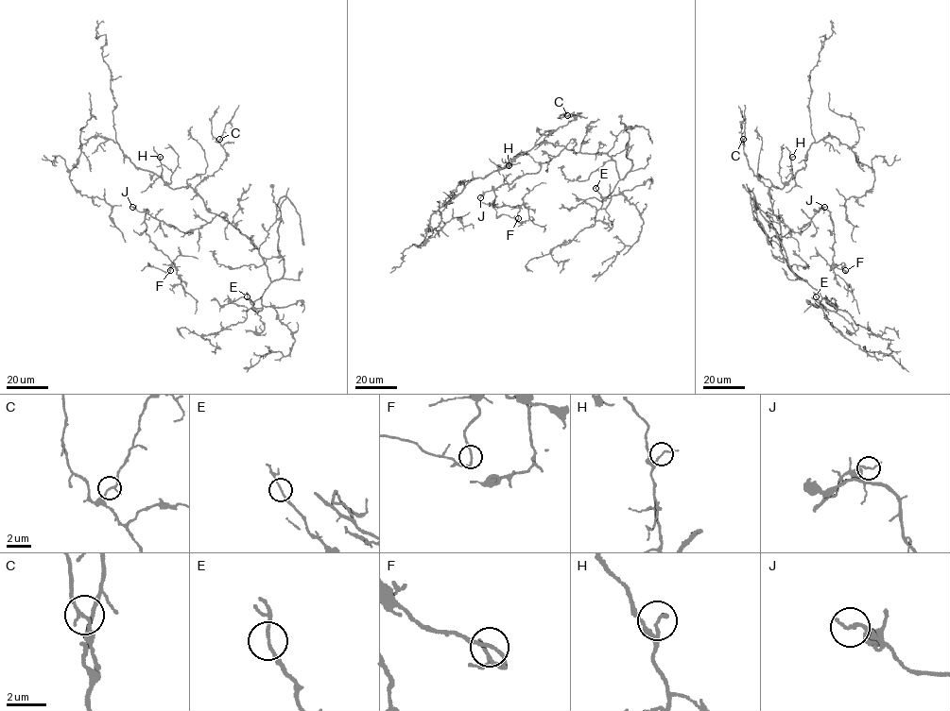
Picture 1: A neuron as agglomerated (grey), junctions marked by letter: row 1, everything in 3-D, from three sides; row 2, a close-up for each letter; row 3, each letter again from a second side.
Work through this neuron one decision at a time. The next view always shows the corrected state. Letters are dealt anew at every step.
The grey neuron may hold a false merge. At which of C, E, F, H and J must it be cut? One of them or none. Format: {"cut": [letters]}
{"cut": []}

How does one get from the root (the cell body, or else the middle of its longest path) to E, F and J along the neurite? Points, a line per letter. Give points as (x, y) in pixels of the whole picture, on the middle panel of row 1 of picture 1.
E: (552, 144), (576, 152), (606, 153), (615, 161), (620, 179), (601, 201), (605, 209), (611, 198), (595, 188)
F: (552, 144), (564, 147), (543, 162), (537, 172), (518, 177), (494, 190), (492, 205), (519, 205), (518, 218)
J: (552, 144), (564, 147), (543, 162), (537, 172), (518, 177), (509, 184), (485, 192), (480, 197)

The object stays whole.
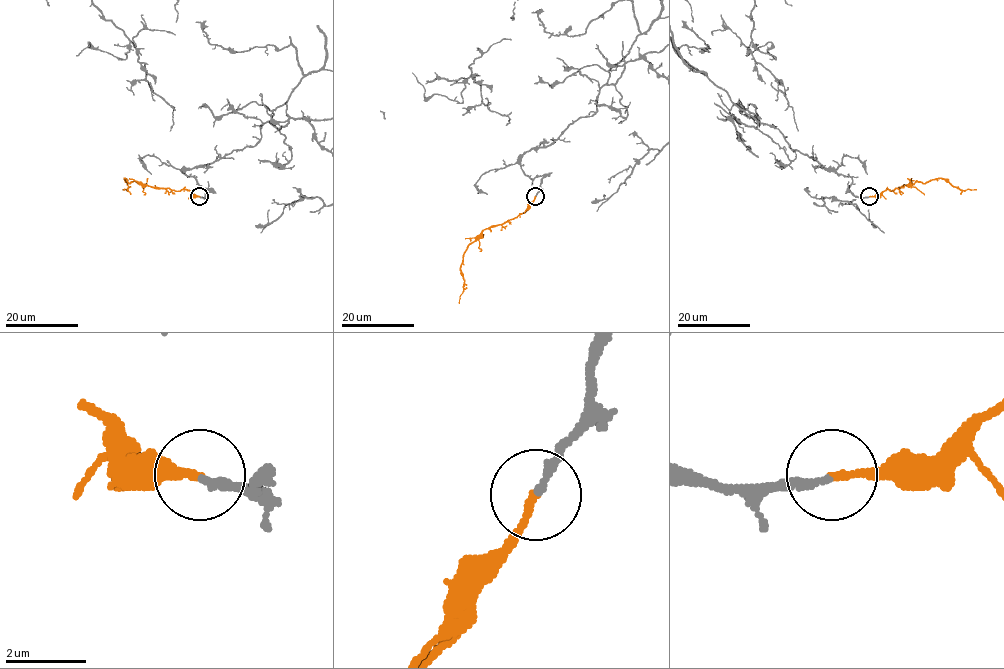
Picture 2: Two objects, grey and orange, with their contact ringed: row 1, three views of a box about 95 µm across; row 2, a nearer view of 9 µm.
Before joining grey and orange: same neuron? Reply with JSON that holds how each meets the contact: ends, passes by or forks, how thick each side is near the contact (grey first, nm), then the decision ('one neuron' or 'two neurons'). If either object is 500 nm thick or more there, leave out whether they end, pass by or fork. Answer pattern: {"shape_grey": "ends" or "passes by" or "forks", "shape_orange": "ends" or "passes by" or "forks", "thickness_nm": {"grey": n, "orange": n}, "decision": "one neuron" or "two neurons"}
{"shape_grey": "ends", "shape_orange": "ends", "thickness_nm": {"grey": 190, "orange": 180}, "decision": "one neuron"}

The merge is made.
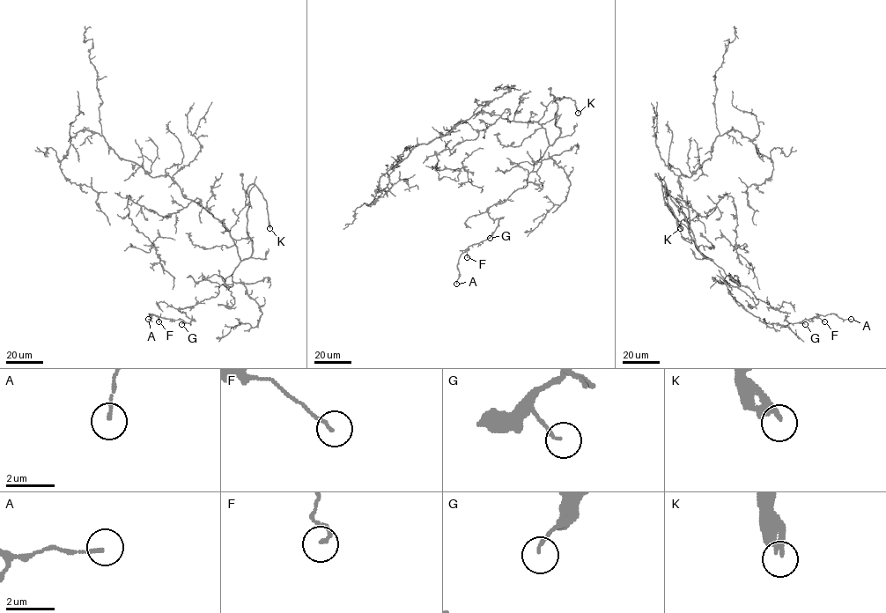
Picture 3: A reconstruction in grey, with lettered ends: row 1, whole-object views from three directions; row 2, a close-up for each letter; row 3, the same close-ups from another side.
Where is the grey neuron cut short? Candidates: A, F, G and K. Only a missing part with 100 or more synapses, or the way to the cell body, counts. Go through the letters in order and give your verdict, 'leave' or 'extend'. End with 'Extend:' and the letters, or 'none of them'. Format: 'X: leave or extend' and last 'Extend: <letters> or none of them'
A: leave
F: leave
G: leave
K: extend
Extend: K

